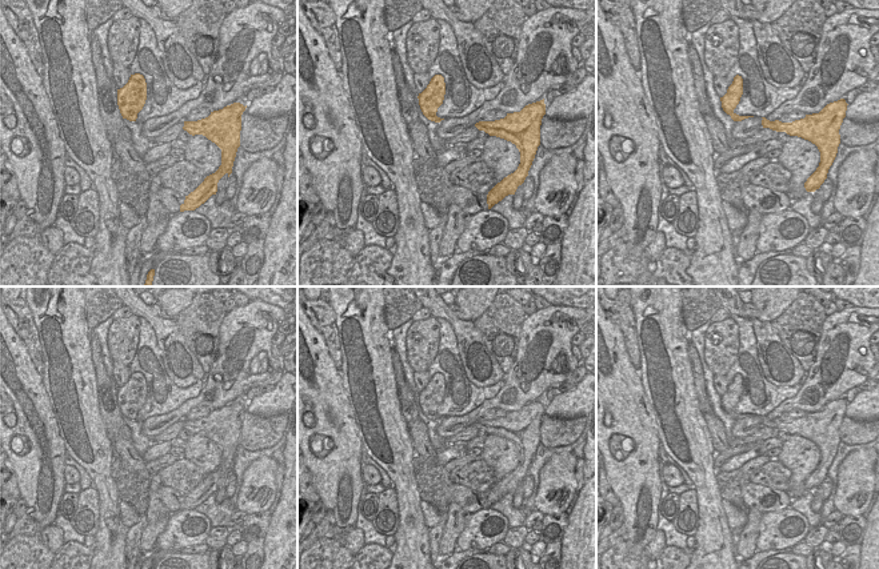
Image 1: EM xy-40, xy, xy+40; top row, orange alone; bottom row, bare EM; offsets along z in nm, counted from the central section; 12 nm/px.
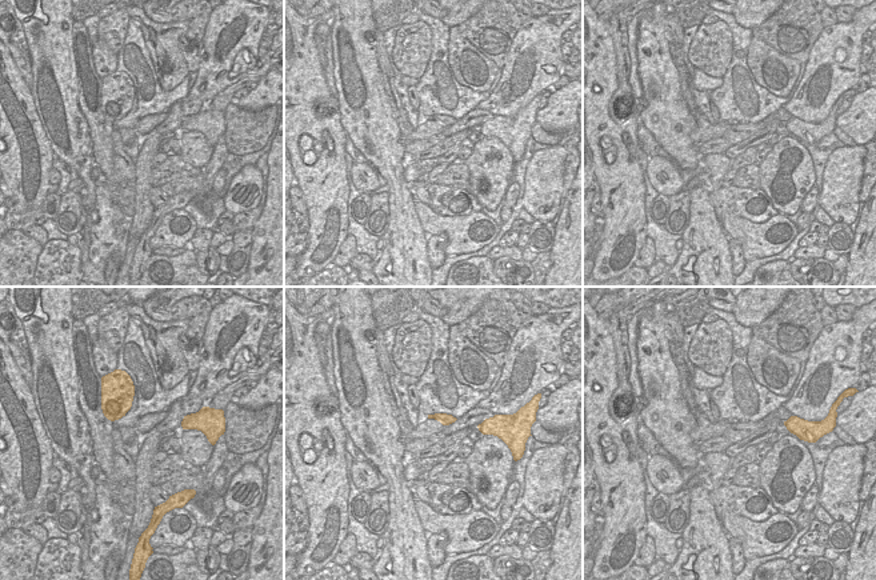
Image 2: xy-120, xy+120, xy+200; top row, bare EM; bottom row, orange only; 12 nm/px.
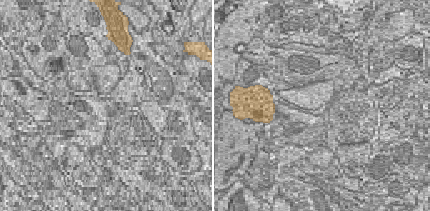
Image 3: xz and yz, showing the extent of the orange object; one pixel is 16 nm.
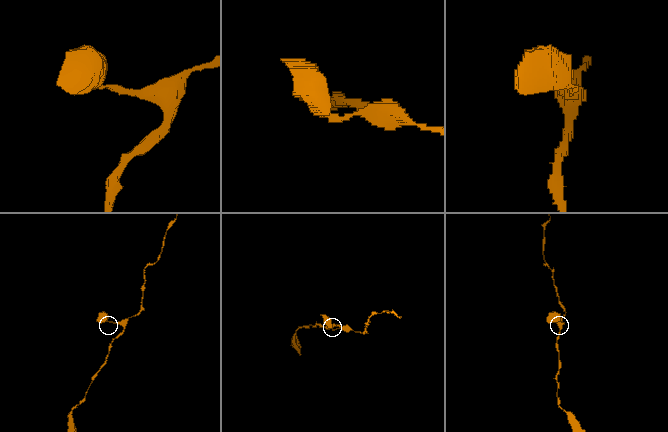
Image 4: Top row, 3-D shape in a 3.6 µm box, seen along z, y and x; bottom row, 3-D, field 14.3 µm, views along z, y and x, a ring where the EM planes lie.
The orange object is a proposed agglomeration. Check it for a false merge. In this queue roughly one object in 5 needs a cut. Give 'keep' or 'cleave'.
keep

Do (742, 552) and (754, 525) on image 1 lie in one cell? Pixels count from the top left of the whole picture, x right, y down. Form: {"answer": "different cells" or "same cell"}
{"answer": "same cell"}

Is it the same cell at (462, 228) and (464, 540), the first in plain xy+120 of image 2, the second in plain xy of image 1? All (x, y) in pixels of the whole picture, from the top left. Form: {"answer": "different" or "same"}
{"answer": "same"}

